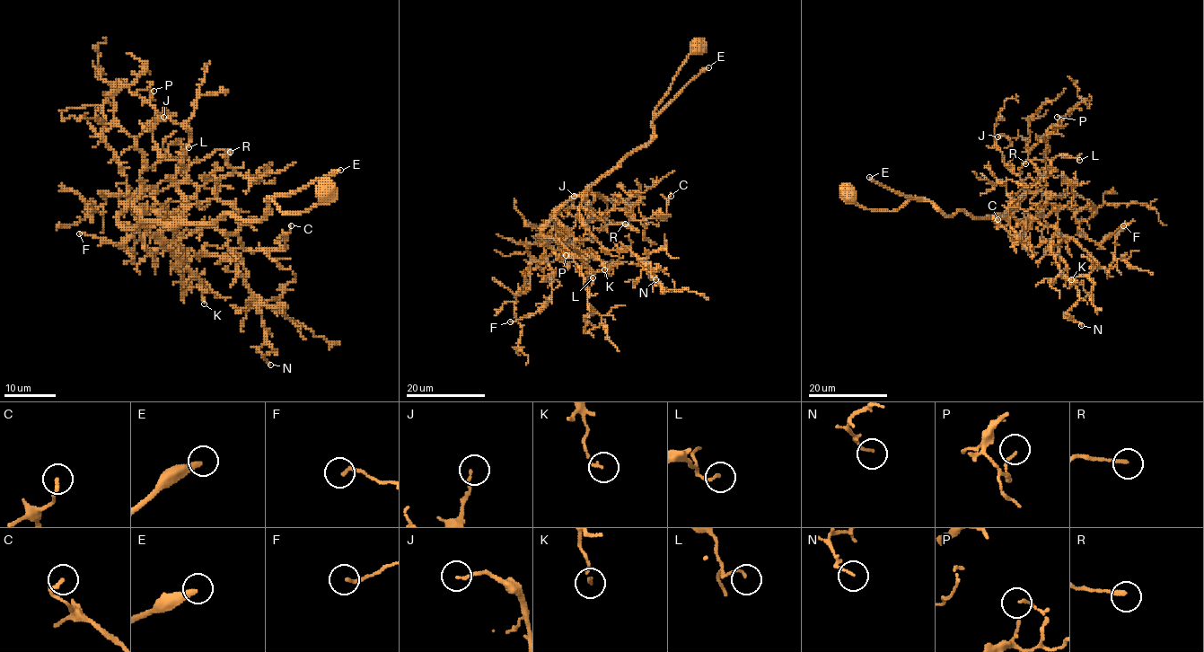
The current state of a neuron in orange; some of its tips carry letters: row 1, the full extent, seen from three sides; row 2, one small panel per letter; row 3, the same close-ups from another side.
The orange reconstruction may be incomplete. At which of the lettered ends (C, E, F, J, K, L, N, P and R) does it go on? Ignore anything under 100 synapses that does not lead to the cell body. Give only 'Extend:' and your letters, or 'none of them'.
Extend: E

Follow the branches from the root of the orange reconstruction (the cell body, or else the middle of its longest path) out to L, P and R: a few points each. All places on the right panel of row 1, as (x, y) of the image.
L: (846, 193), (870, 209), (897, 211), (921, 198), (945, 215), (1002, 217), (1055, 157), (1079, 160)
P: (846, 193), (870, 209), (921, 198), (945, 215), (1007, 216), (1037, 176), (1028, 152), (1057, 117)
R: (846, 193), (870, 209), (897, 211), (921, 198), (945, 215), (999, 218), (1023, 193), (1025, 163)

